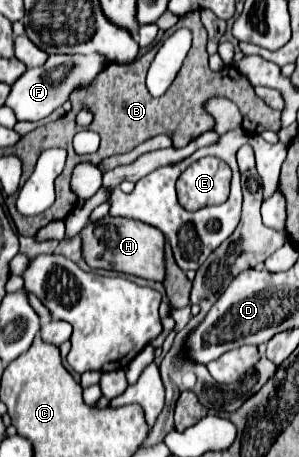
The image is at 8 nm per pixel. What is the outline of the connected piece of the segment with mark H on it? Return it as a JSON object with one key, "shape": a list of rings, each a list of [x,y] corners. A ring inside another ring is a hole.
{"shape":[[[105,216],[97,222],[87,224],[81,230],[81,234],[83,234],[83,258],[93,270],[115,270],[121,274],[133,274],[139,278],[163,282],[167,238],[161,230],[137,220]]]}

